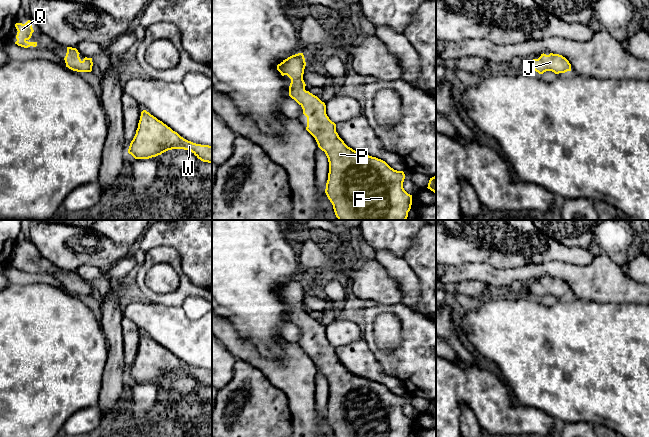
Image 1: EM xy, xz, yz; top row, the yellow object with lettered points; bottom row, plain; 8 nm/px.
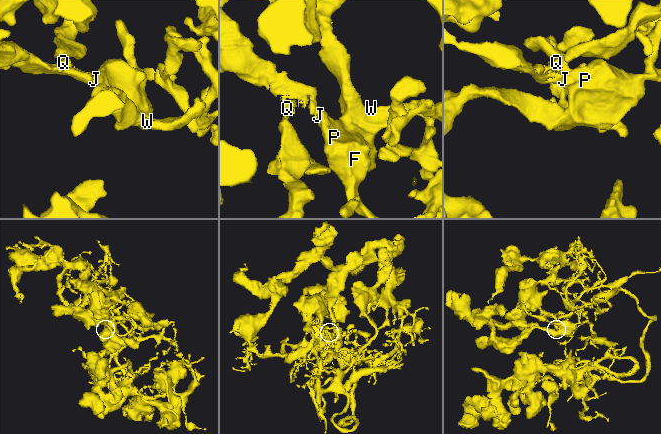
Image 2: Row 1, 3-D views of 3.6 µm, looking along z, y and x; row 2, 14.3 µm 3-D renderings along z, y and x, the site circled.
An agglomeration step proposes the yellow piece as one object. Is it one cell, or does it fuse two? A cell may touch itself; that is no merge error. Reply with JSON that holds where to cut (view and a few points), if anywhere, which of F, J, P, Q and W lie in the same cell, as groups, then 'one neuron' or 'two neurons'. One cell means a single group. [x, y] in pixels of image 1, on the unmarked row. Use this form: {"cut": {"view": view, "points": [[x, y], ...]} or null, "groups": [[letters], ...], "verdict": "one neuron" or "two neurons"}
{"cut": null, "groups": [["F", "J", "P", "Q", "W"]], "verdict": "one neuron"}

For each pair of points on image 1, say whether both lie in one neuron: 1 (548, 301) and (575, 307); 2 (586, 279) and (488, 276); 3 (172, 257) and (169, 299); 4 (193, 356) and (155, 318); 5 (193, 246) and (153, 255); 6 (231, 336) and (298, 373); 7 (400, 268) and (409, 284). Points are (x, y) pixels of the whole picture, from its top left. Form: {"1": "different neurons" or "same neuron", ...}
{"1": "different neurons", "2": "same neuron", "3": "same neuron", "4": "same neuron", "5": "different neurons", "6": "same neuron", "7": "same neuron"}

